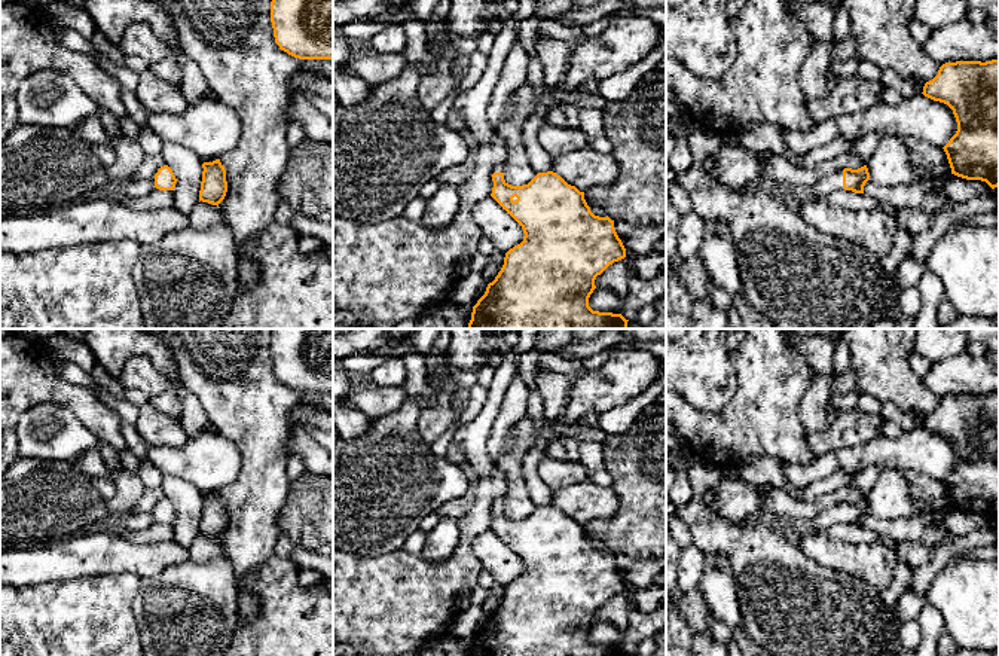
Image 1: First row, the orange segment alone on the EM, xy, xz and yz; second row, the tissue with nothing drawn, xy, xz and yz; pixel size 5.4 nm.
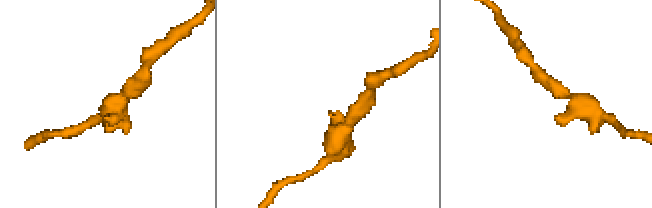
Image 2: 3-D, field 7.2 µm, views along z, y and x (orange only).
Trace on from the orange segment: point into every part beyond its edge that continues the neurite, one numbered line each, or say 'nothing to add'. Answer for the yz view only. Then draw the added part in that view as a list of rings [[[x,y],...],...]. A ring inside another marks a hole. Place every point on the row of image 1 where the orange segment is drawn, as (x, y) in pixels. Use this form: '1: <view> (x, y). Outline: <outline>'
1: yz (834, 182). Outline: [[[843,170],[824,177],[812,187],[806,189],[804,196],[825,198],[828,193],[840,189],[843,189]]]

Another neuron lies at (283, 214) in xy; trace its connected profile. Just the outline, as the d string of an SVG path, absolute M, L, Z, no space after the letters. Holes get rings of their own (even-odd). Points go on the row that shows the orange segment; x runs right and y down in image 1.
M279 201L277 205L274 220L281 223L281 225L288 225L293 216L291 207L285 201Z

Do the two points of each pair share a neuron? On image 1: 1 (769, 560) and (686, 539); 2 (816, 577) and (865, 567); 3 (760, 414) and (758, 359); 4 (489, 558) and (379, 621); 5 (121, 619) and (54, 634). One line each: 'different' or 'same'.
1: different
2: different
3: same
4: different
5: same

